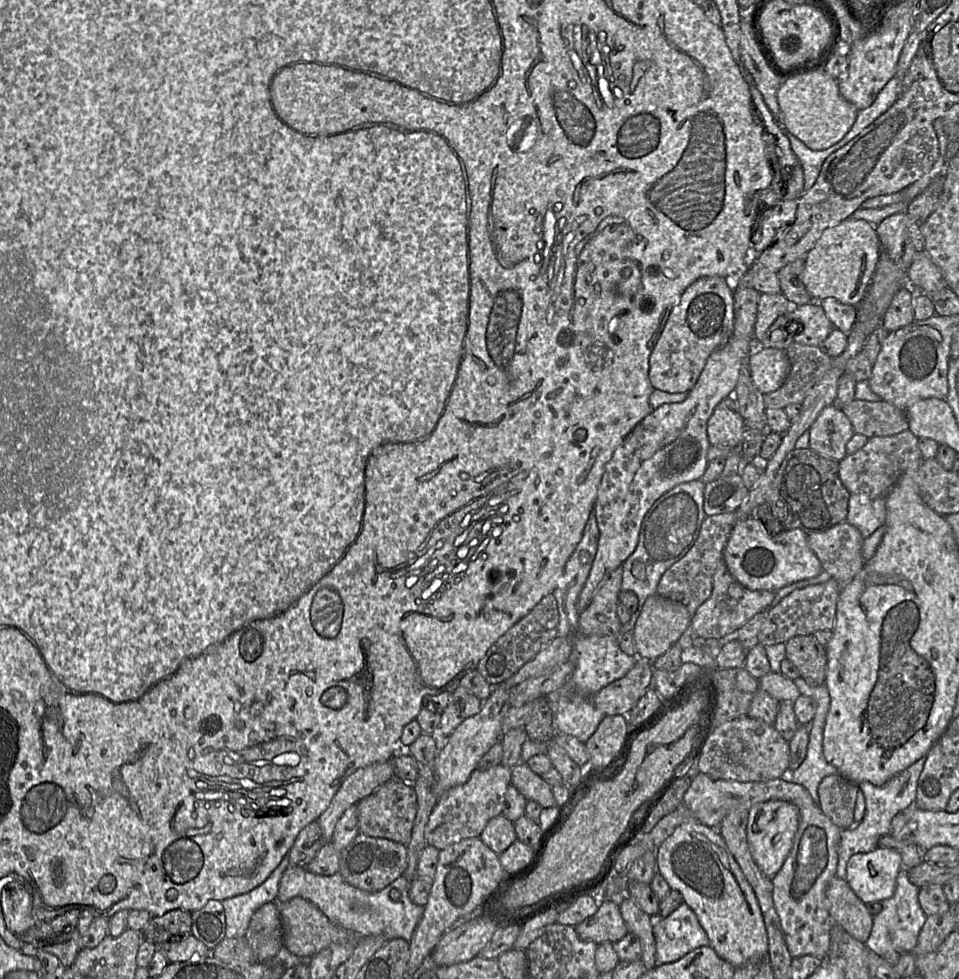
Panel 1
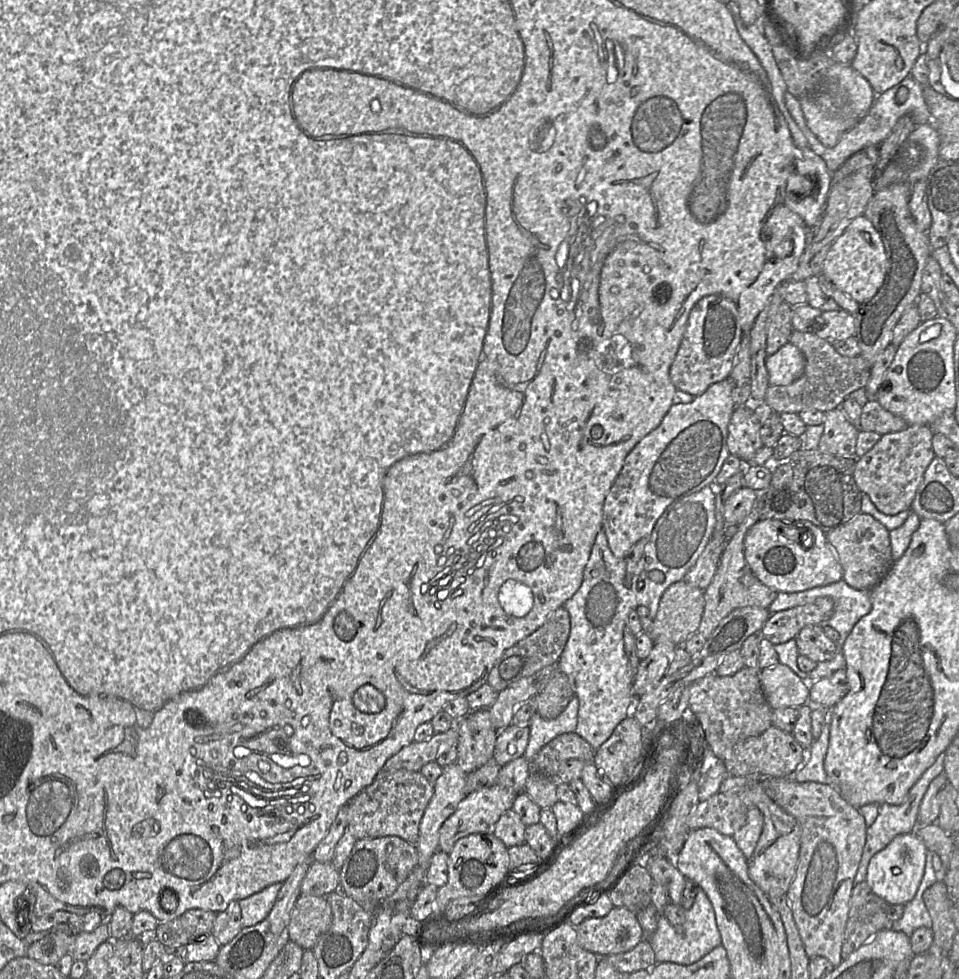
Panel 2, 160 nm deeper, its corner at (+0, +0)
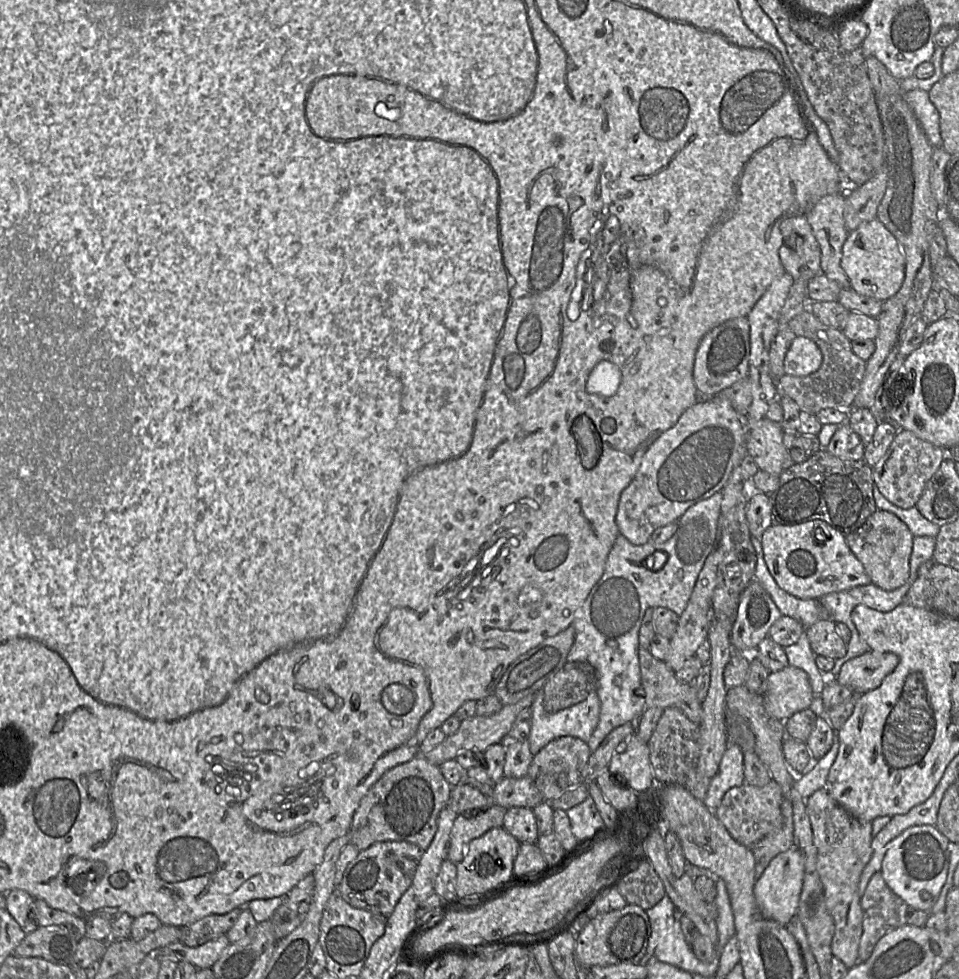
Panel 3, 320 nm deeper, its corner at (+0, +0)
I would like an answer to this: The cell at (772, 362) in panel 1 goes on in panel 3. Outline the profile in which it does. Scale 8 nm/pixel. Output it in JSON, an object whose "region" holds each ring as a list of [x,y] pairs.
{"region":[[[796,336],[785,355],[785,374],[795,377],[808,376],[820,368],[822,359],[822,352],[813,340]]]}

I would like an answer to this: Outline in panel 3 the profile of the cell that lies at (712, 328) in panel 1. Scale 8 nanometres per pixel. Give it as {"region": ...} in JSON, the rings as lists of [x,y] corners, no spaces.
{"region":[[[746,317],[728,320],[702,338],[696,354],[693,379],[700,397],[713,397],[747,378],[750,357],[750,326]]]}

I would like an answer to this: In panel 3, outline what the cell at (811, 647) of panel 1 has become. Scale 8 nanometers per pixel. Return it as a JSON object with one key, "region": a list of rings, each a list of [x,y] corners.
{"region":[[[822,619],[805,630],[811,649],[816,655],[837,660],[847,652],[847,644],[836,632],[836,623]]]}

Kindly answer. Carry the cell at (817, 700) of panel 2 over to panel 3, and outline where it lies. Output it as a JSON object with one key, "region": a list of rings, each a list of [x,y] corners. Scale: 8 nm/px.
{"region":[[[867,651],[845,662],[835,680],[856,695],[875,689],[898,665],[899,657],[891,652]]]}

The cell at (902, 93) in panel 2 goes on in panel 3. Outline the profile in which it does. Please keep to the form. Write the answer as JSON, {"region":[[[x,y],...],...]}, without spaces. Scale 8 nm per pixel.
{"region":[[[920,89],[910,90],[903,92],[903,98],[912,109],[930,144],[934,148],[940,147],[939,112],[931,102],[928,92]]]}

